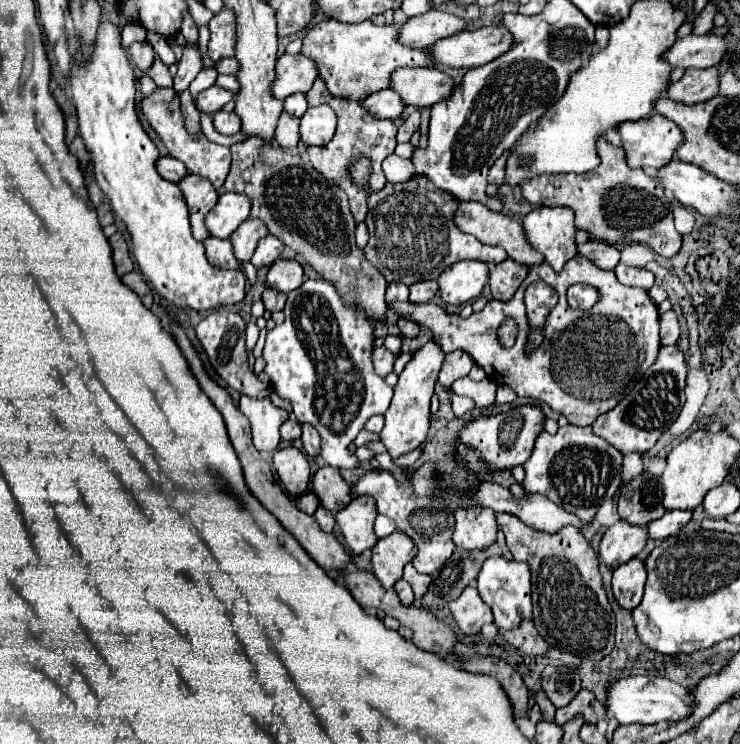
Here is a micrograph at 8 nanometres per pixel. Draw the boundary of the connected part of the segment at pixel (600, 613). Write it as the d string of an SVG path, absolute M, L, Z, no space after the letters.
M496 514L498 526L506 536L508 550L514 560L524 560L532 570L532 620L544 640L562 652L602 660L614 648L614 612L608 604L602 584L598 554L590 542L574 526L566 526L556 534L538 532L512 514Z

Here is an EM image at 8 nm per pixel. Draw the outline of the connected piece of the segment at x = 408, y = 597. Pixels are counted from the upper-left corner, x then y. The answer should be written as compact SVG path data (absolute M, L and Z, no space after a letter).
M400 580L400 582L394 586L394 590L398 592L400 602L402 602L404 606L410 606L410 604L414 602L414 592L412 592L412 588L410 588L410 584L408 584L406 580Z

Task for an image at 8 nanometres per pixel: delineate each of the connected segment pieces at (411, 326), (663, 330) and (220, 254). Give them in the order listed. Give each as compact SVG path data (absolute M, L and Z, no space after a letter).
M398 318L398 328L402 332L404 338L416 338L418 336L418 324L414 320L406 320L406 318Z
M666 314L660 318L660 342L662 346L675 345L680 338L680 324L676 314Z
M210 236L210 238L204 240L204 246L206 246L206 258L208 258L208 262L212 266L216 266L216 268L232 268L232 270L240 268L240 262L236 260L236 256L232 252L230 240Z

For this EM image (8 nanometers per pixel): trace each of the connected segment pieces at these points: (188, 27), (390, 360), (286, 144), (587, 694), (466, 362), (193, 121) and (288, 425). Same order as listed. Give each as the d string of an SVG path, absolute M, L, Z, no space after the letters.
M190 10L184 14L184 20L182 20L182 28L180 32L184 34L186 42L196 42L198 40L198 26L194 22L194 18L190 16Z
M384 346L376 348L374 350L374 368L376 368L376 374L386 378L392 372L392 368L394 368L394 360L396 358L398 358L398 354L390 352L388 348L384 348Z
M286 112L280 114L278 126L276 126L276 142L278 142L282 148L296 148L296 144L298 144L298 140L300 140L298 124L300 124L300 120L290 118Z
M580 690L578 696L574 696L574 700L568 706L556 710L554 720L556 720L556 724L562 726L576 714L582 714L588 720L588 724L596 724L598 720L602 720L606 716L606 710L590 690Z
M450 352L442 364L442 386L450 388L454 380L468 376L472 366L474 366L472 358L466 356L464 352Z
M188 90L180 92L180 100L182 100L182 116L184 116L184 120L186 120L186 128L188 128L192 134L200 132L200 112L194 108L190 92L188 92Z
M290 418L282 424L280 432L282 432L282 440L298 440L302 434L302 424L296 422L294 418Z

